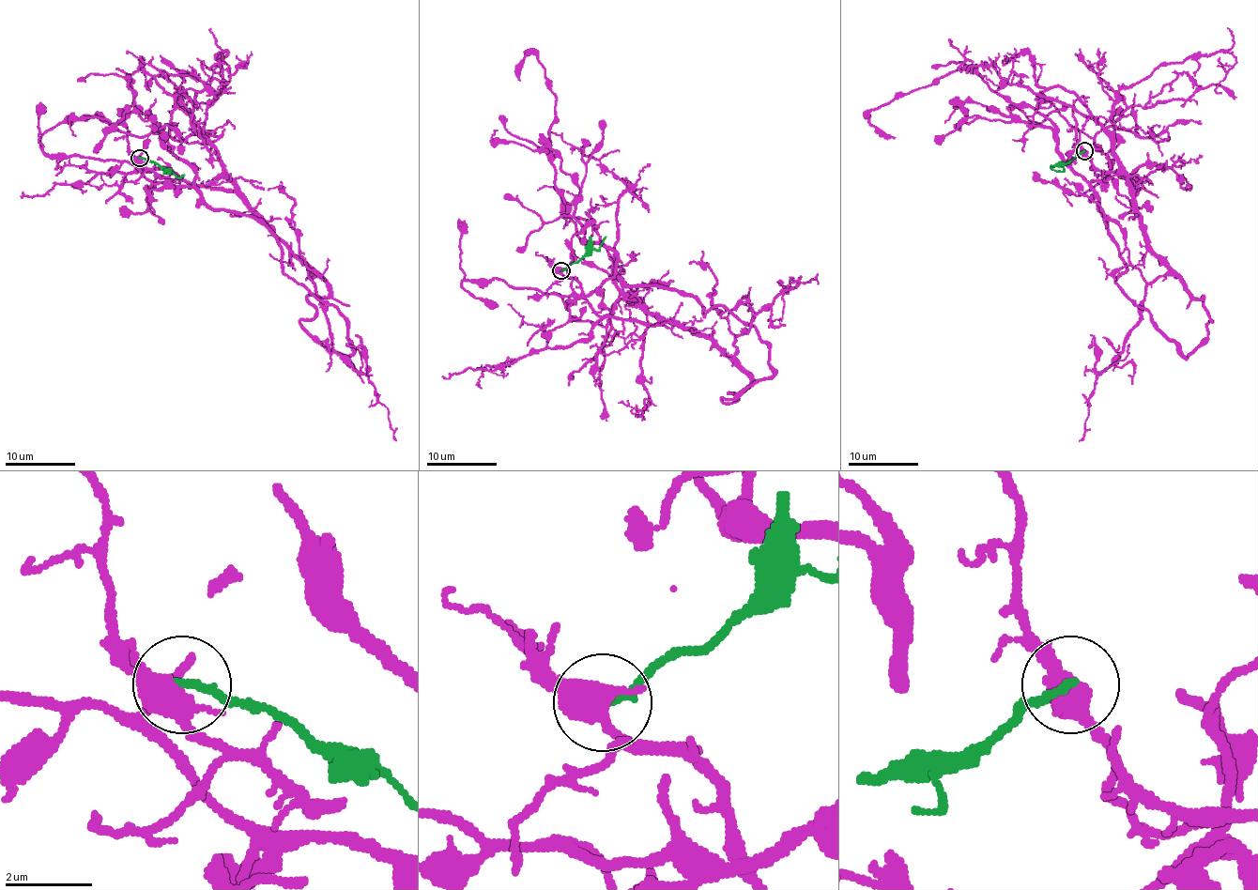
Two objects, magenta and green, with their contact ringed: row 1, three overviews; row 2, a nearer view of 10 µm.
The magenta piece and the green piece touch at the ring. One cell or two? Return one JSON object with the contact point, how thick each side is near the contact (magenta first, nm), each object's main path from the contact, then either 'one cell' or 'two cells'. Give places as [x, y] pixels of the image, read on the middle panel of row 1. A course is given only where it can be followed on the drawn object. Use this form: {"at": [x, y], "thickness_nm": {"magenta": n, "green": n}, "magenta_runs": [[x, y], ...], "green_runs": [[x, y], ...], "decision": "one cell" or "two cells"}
{"at": [561, 270], "thickness_nm": {"magenta": 500, "green": 200}, "magenta_runs": [[560, 270], [599, 315], [657, 321], [590, 219], [617, 271], [583, 296], [464, 279], [464, 220]], "green_runs": [[560, 270], [599, 249], [606, 237]], "decision": "two cells"}

